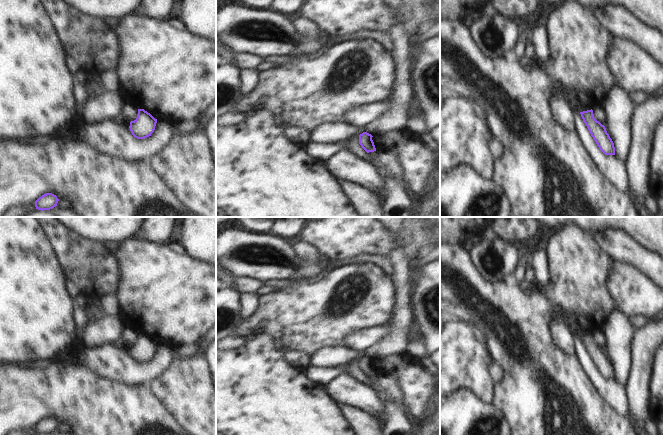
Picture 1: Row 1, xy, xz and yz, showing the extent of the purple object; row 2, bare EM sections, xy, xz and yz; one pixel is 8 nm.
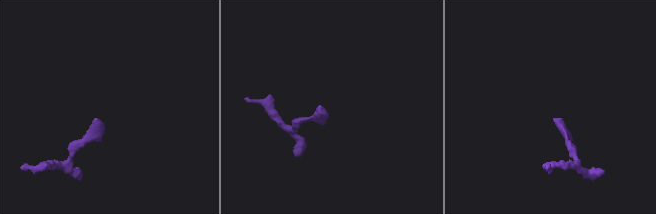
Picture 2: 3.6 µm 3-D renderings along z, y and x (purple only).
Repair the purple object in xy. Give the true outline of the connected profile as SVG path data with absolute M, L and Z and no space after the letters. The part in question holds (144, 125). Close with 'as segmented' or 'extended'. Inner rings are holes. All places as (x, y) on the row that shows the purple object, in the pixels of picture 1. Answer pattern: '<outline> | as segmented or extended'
M138 109L137 118L130 122L130 131L137 139L144 139L154 132L157 119L144 109Z | as segmented

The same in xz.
M367 132L359 135L359 144L367 153L376 151L372 137L373 136Z | as segmented

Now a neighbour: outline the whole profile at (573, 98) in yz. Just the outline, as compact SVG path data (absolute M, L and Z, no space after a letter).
M569 92L568 98L569 98L569 101L573 104L573 106L575 107L576 110L578 110L580 112L591 110L591 108L583 105L575 94Z

